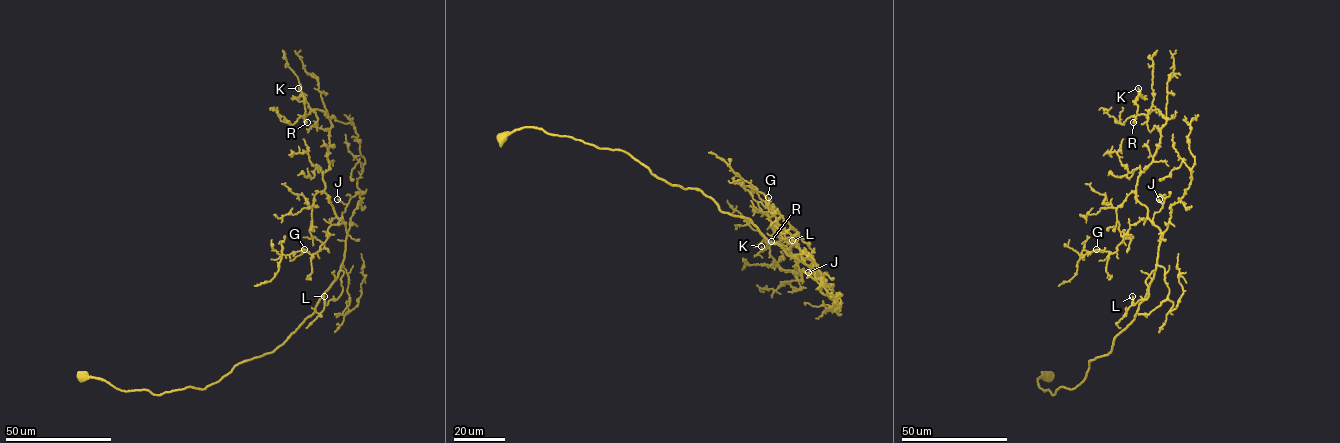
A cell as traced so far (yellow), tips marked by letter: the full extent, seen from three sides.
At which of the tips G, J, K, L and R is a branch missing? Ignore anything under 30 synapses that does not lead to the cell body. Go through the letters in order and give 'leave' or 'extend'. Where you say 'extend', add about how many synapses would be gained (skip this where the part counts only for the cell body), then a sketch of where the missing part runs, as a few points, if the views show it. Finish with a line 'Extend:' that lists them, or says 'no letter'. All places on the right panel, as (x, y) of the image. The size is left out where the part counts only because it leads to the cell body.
G: leave
J: leave
K: extend; 40 synapses; course (1138, 88), (1126, 72), (1110, 69), (1111, 64)
L: leave
R: leave
Extend: K

